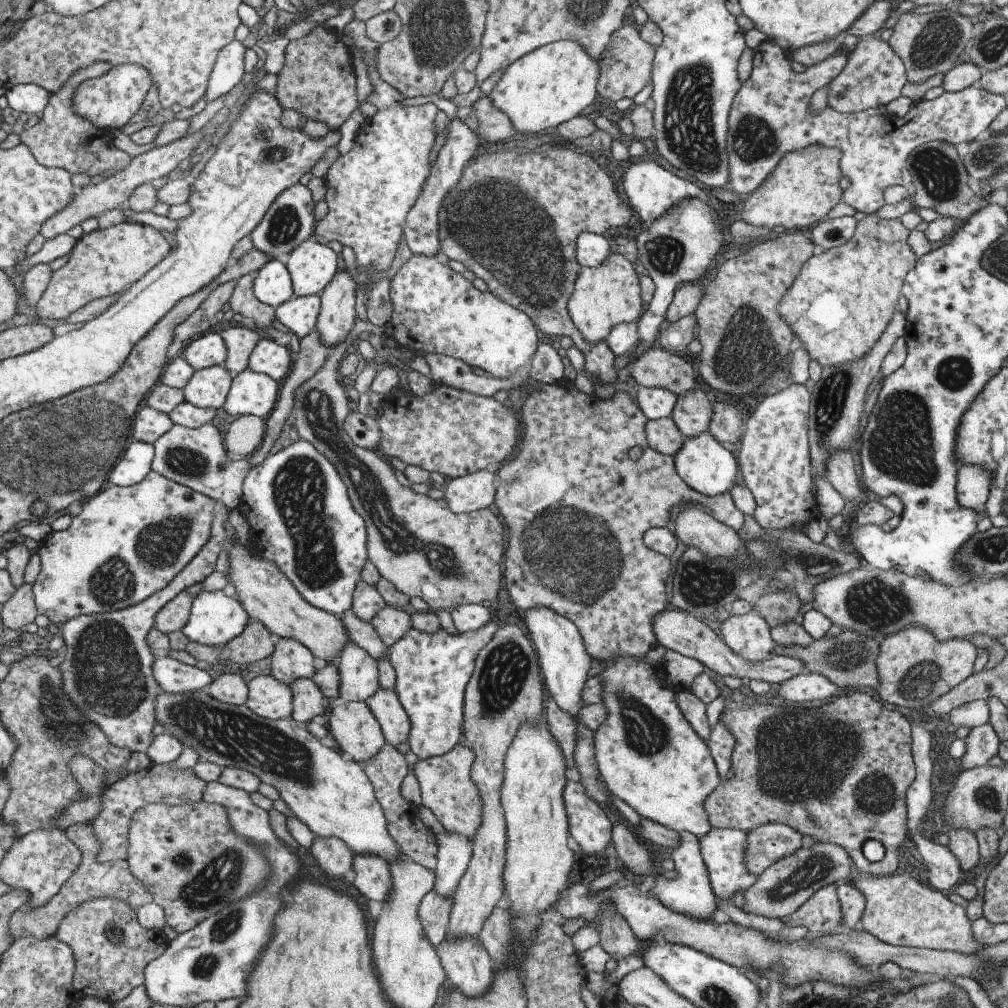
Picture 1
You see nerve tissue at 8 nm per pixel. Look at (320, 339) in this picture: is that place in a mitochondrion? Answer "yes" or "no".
no

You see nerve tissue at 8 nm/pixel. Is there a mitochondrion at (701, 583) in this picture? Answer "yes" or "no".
yes

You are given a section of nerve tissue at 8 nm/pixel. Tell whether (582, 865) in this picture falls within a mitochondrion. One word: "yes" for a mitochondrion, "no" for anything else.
no

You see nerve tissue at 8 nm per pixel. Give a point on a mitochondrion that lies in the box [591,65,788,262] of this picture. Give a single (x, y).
(755, 140)

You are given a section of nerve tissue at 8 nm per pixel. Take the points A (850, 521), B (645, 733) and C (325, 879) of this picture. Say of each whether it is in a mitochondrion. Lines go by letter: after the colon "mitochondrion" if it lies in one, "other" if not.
A: other
B: mitochondrion
C: other

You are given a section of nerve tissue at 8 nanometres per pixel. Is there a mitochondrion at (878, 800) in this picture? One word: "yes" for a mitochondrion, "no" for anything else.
yes

